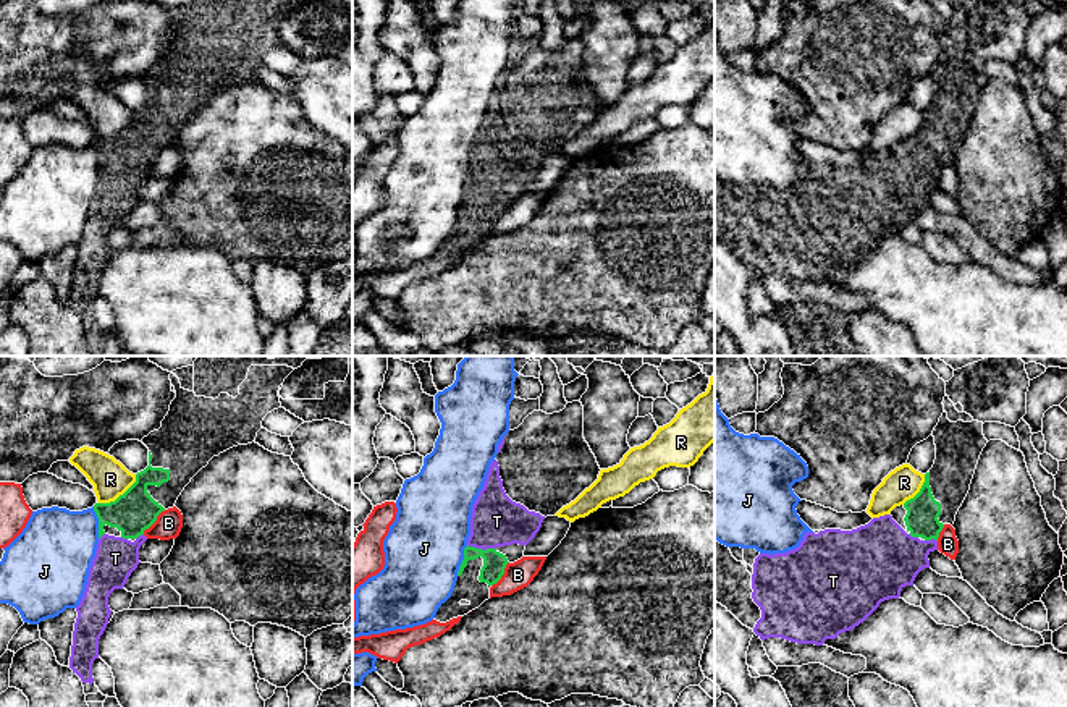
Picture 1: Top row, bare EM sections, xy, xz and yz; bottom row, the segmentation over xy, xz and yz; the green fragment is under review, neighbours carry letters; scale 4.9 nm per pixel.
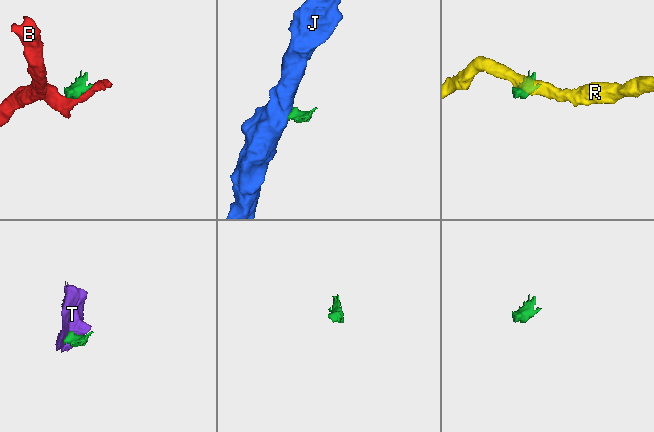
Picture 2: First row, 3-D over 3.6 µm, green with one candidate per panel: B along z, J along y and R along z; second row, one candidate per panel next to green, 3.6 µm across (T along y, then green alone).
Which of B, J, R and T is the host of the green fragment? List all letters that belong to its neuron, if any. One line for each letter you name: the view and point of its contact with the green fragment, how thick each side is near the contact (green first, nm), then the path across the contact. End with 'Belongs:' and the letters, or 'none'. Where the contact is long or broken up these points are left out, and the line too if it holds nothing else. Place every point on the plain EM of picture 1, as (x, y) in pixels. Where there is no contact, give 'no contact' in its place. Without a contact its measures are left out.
T: meets green in xz at (480, 186); 110 nm thick on the green side, 260 nm on the other; runs through xz (493, 204), (493, 199), (480, 186), (487, 169), (497, 159)
Belongs: T

